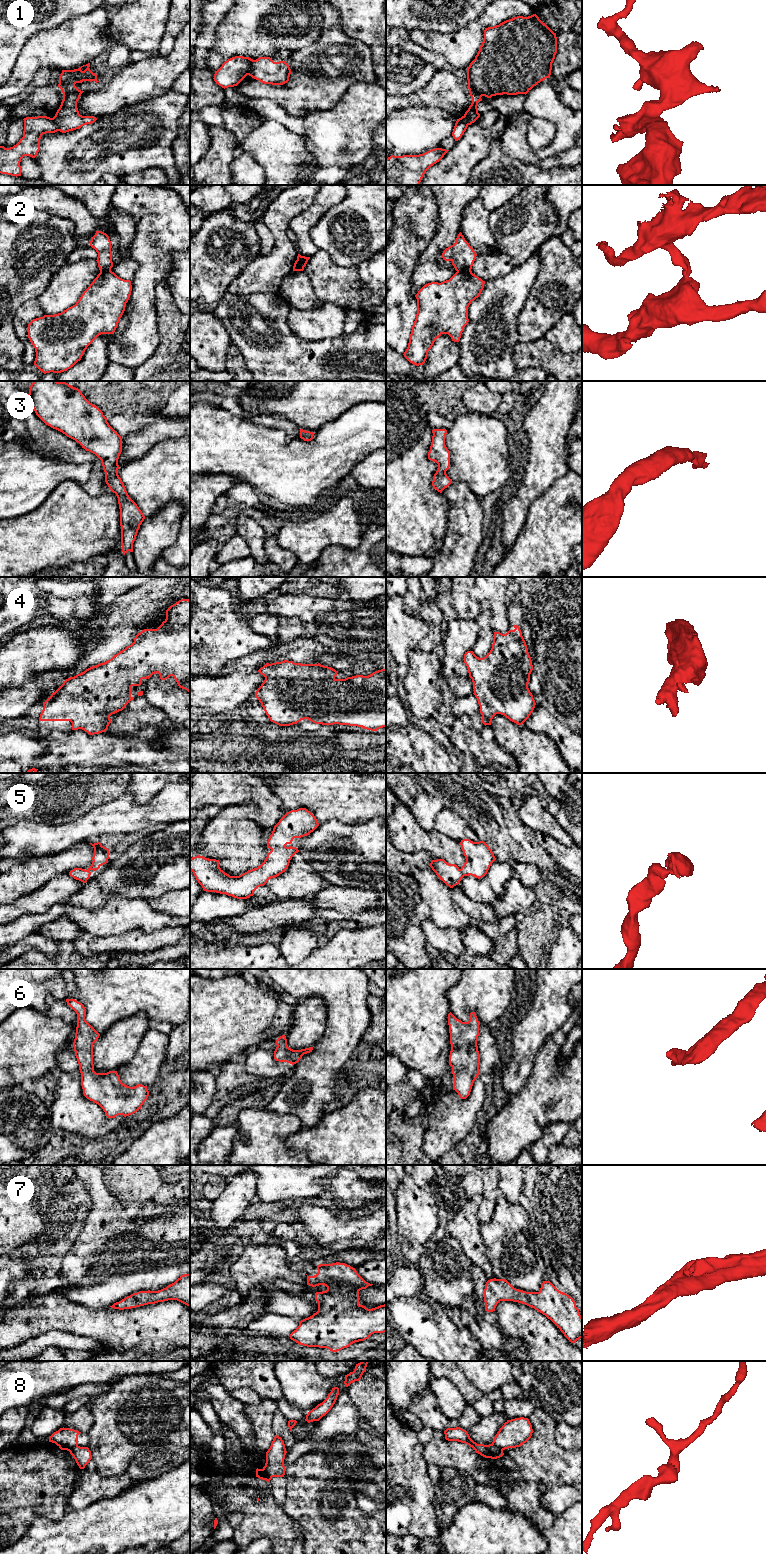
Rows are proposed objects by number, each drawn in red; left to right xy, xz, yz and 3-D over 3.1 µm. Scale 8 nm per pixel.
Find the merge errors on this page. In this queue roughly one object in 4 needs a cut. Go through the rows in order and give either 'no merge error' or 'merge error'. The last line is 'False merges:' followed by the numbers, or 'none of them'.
1: merge error
2: merge error
3: no merge error
4: no merge error
5: no merge error
6: no merge error
7: no merge error
8: merge error
False merges: 1, 2, 8

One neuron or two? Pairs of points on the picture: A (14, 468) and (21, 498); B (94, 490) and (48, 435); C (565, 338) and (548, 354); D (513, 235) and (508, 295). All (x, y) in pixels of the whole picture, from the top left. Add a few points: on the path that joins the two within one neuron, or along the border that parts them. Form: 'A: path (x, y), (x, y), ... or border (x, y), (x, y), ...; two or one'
A: path (14, 475), (14, 481), (19, 491); one
B: path (96, 471), (96, 462), (91, 457), (67, 450); one
C: border (545, 336), (562, 351), (571, 353); two
D: border (534, 252), (521, 264), (514, 266); two

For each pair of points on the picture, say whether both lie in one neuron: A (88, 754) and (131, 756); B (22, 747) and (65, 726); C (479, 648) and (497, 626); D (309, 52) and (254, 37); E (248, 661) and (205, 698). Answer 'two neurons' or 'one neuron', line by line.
A: one neuron
B: two neurons
C: two neurons
D: two neurons
E: two neurons

